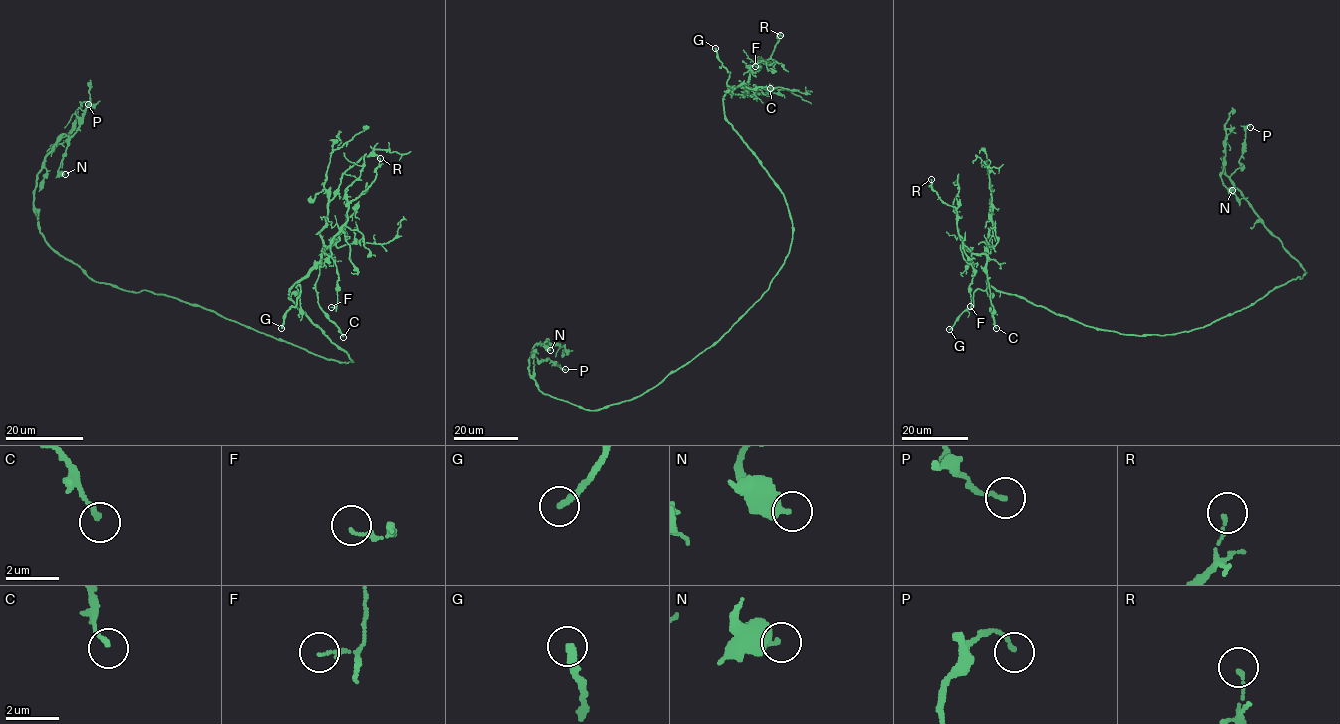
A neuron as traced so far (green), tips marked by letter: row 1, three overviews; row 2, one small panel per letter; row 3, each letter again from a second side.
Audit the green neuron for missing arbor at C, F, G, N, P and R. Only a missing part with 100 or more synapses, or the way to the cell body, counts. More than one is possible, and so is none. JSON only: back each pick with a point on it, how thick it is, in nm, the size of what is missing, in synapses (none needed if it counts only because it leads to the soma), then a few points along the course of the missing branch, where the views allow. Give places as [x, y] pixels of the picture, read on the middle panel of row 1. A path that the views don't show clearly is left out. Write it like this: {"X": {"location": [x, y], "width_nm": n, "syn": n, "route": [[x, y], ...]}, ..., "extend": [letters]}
{"G": {"location": [715, 48], "width_nm": 300}, "extend": ["G"]}

